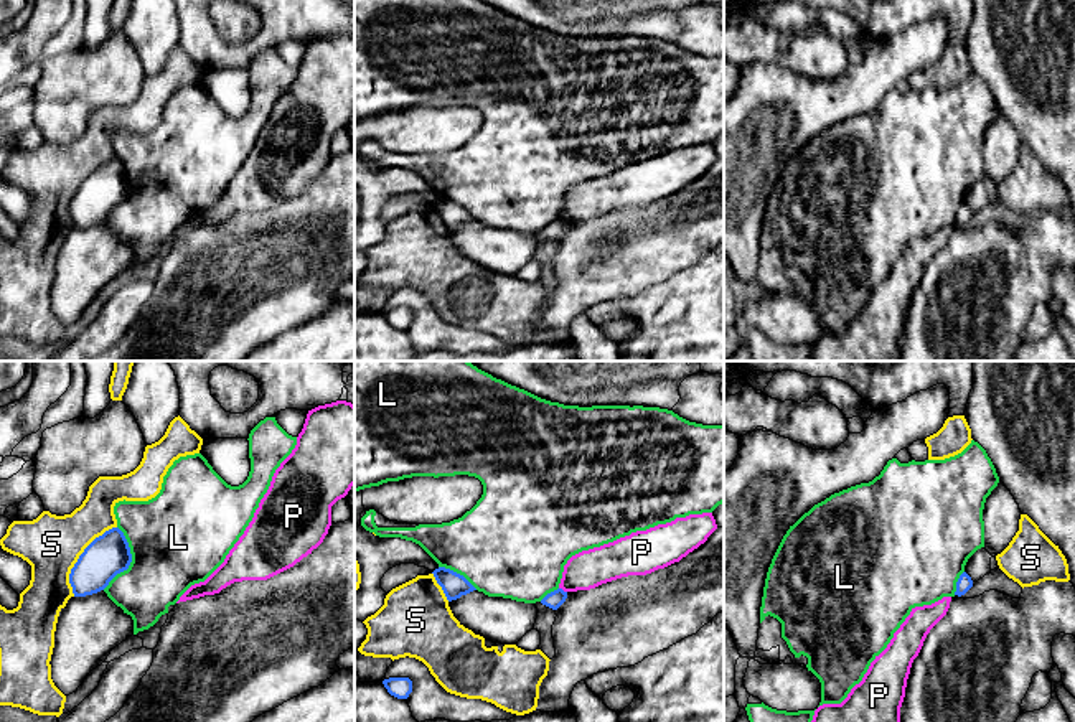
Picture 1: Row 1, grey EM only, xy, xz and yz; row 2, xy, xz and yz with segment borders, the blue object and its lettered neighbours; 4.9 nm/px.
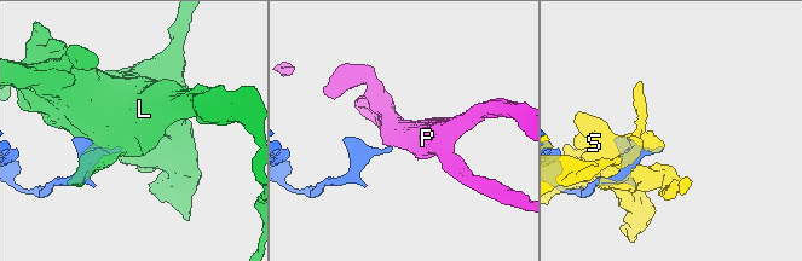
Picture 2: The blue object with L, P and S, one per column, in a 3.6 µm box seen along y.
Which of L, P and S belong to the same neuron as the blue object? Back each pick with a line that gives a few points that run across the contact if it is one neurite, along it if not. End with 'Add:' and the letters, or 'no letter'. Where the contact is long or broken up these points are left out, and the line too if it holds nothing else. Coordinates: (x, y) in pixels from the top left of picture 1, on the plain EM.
Add: no letter

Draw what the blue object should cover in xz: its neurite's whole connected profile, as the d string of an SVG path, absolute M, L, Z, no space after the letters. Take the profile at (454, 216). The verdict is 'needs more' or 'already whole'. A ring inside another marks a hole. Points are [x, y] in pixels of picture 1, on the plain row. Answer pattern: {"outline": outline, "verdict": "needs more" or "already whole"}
{"outline": "M439 198L432 204L437 214L442 218L448 232L476 221L463 206L450 199Z", "verdict": "already whole"}

